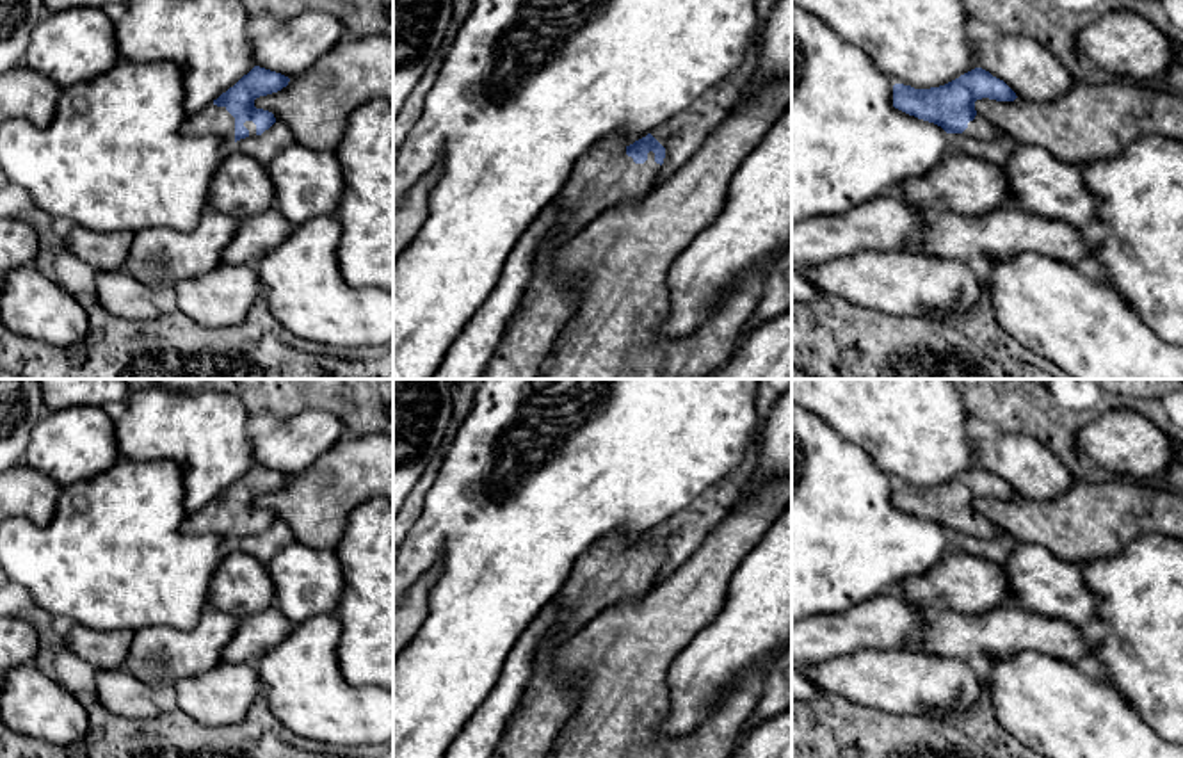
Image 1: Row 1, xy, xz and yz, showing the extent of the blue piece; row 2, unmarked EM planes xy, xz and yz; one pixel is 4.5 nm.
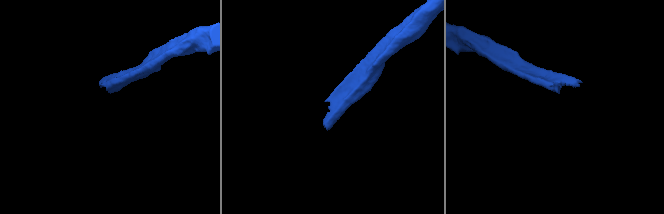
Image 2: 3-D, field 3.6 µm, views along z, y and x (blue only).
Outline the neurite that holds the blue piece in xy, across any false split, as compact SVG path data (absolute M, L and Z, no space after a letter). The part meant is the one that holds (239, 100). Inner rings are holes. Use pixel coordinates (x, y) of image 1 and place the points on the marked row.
M254 66L233 87L210 105L187 117L183 133L192 137L217 135L228 142L262 135L276 117L272 112L256 109L254 100L281 91L288 77Z

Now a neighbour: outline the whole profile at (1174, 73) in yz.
M1183 44L1163 78L1167 82L1167 89L1178 91L1183 94Z

